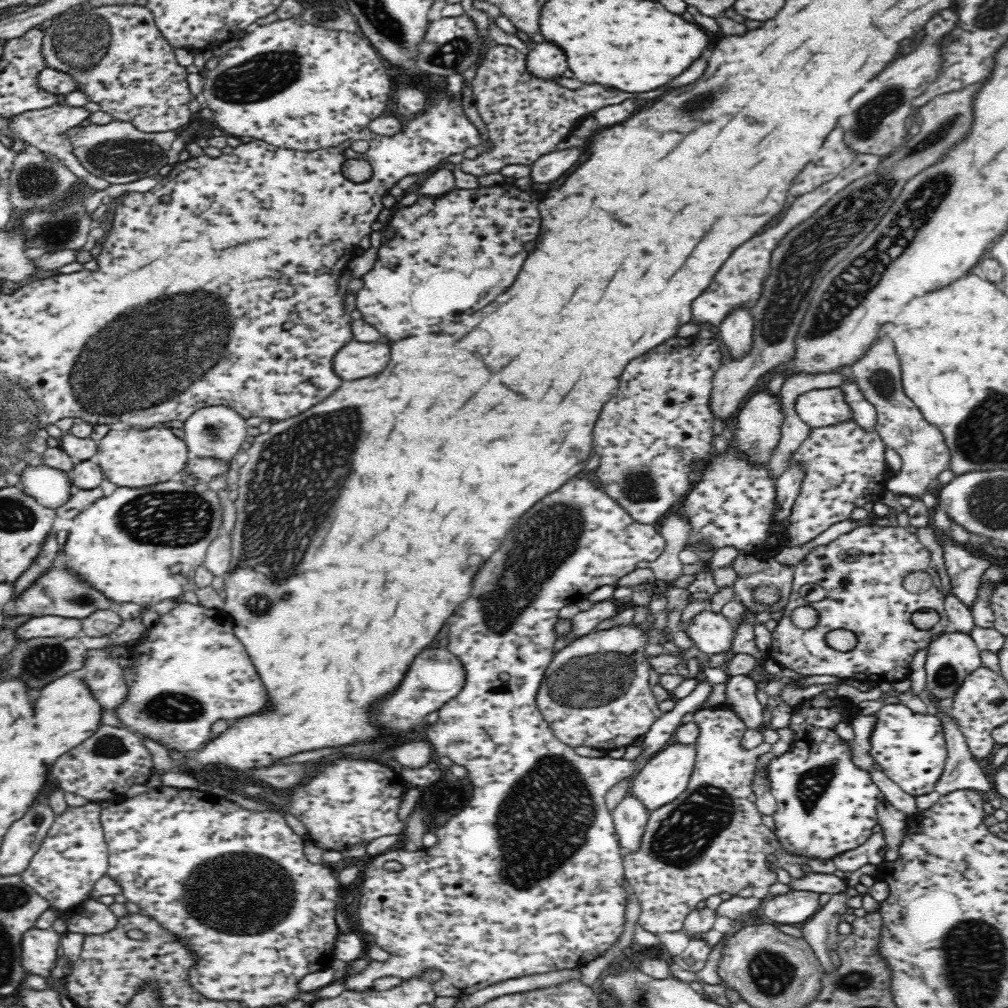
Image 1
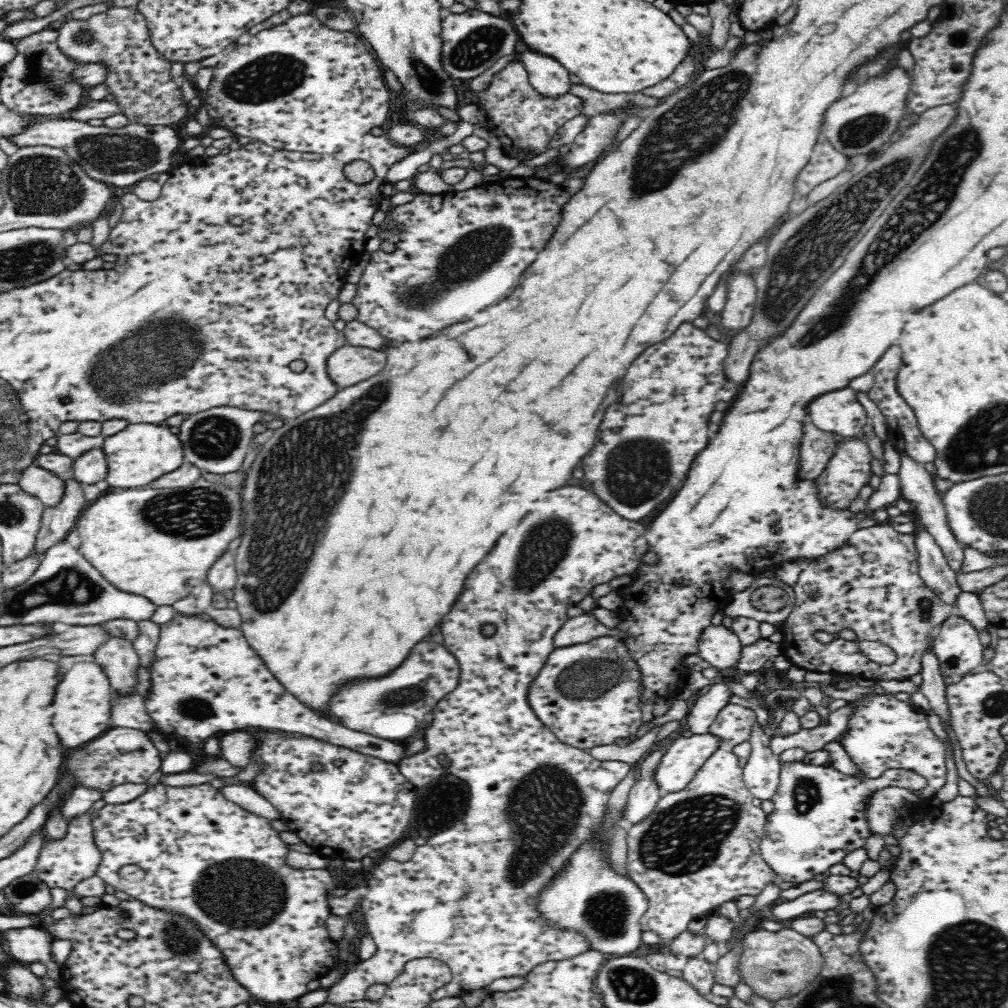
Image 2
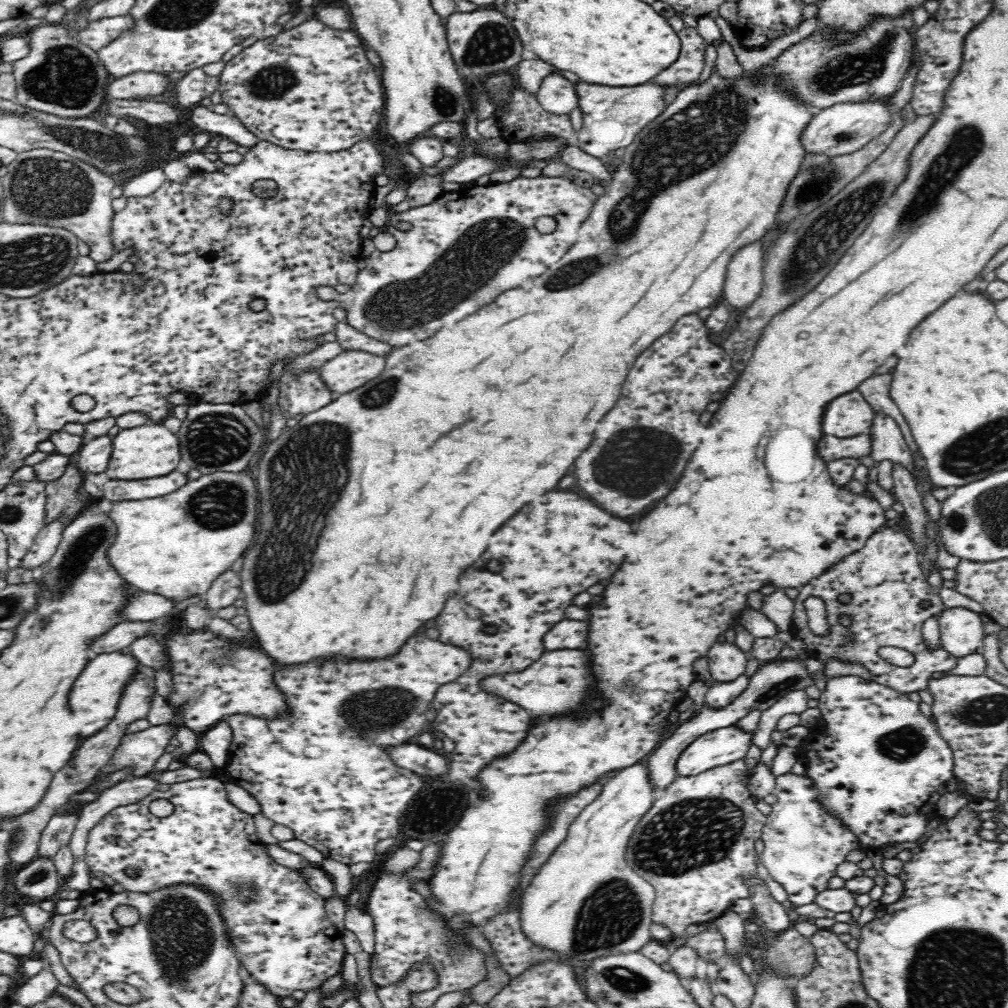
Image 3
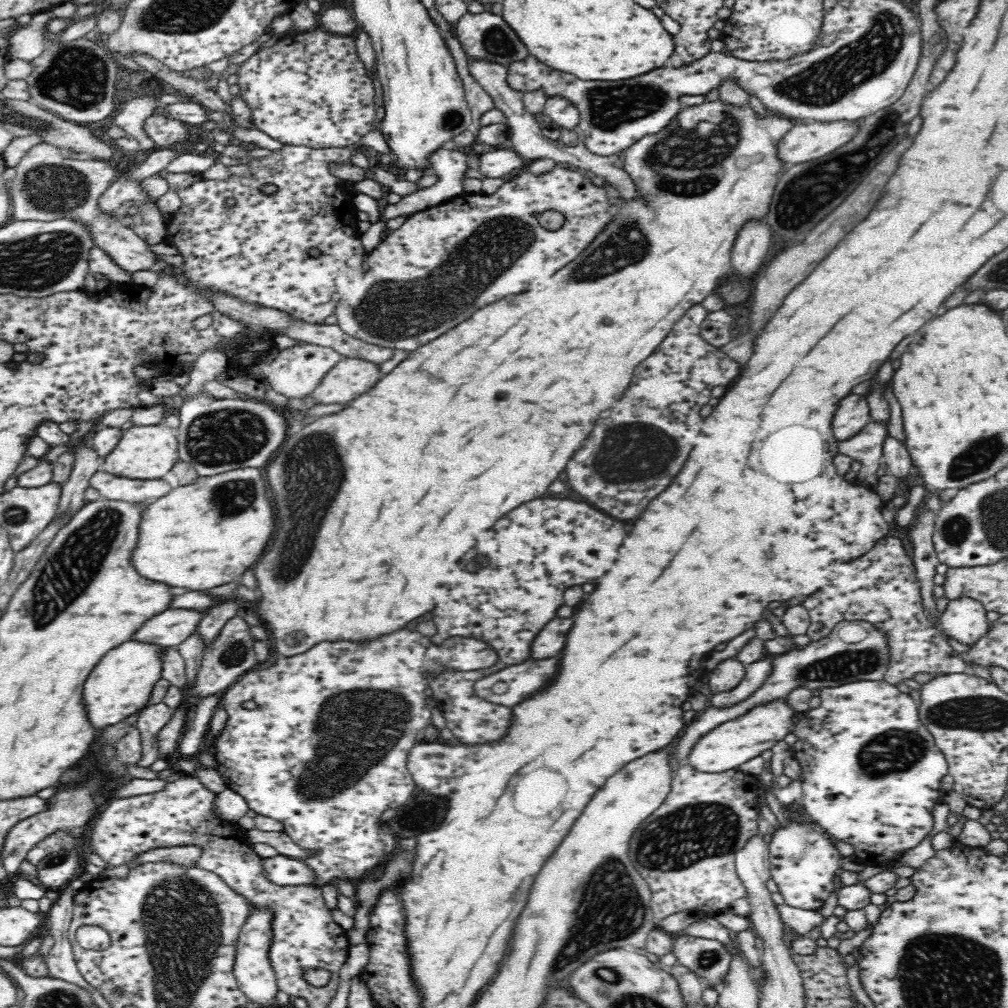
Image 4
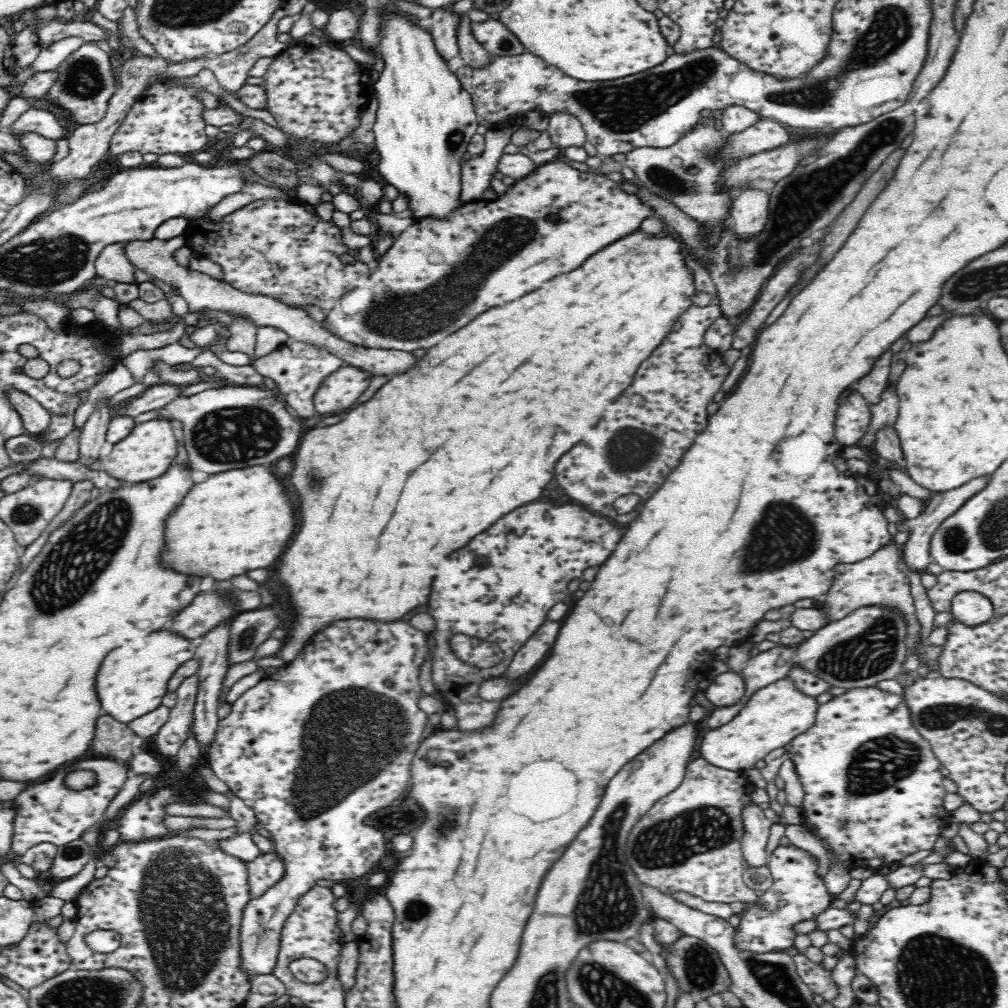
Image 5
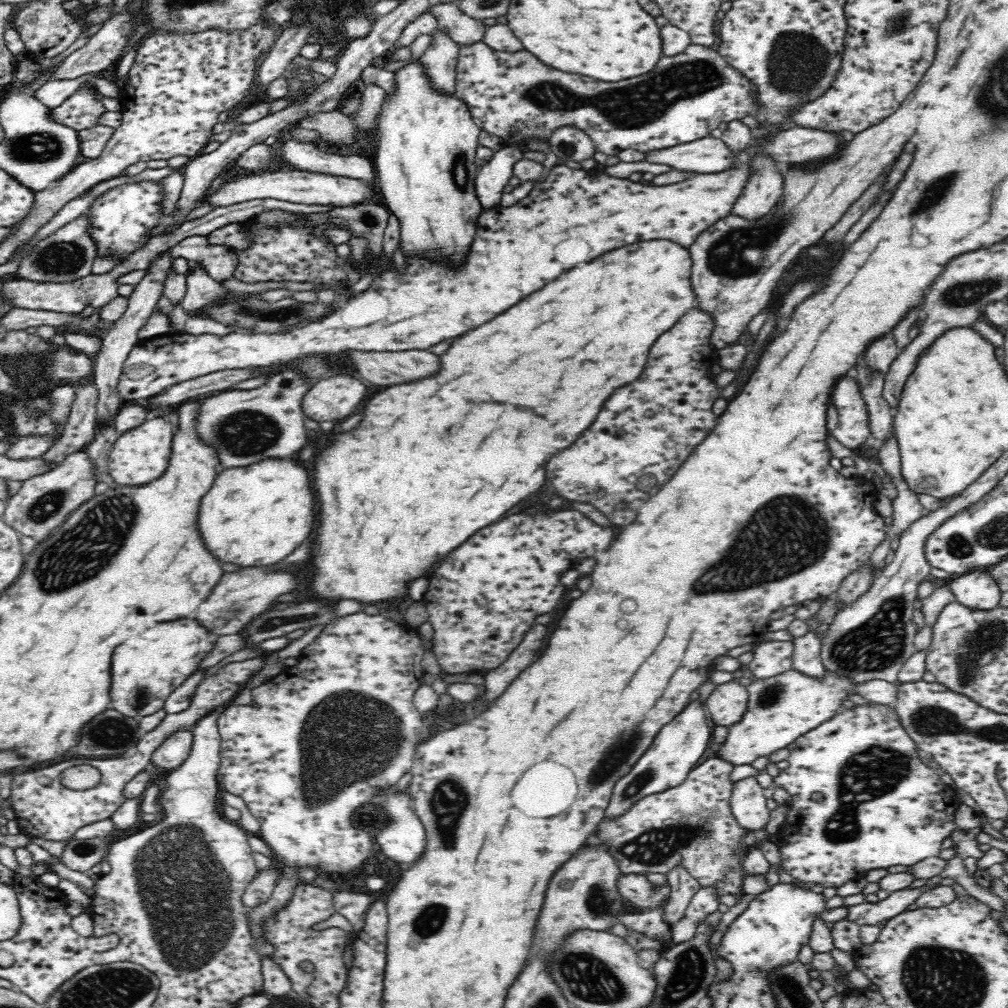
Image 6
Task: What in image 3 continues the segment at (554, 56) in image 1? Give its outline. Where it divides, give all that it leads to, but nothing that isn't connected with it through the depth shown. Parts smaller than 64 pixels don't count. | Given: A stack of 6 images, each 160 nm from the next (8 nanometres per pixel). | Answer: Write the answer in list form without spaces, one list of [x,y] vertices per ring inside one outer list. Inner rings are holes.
[[[557,73],[543,80],[537,99],[544,110],[556,115],[569,116],[578,105],[574,82],[568,81]]]

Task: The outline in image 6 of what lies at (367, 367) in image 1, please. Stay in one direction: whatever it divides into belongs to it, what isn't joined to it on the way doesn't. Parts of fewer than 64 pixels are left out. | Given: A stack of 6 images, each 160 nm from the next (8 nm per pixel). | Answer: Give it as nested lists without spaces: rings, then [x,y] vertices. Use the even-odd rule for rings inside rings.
[[[336,373],[316,381],[301,402],[304,418],[320,424],[327,420],[337,423],[350,416],[366,398],[368,383],[357,375]]]

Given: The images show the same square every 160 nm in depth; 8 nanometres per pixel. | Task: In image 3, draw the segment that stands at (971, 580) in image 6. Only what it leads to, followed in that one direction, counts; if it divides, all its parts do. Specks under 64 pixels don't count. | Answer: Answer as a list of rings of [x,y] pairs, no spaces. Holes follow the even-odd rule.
[[[945,608],[938,616],[941,643],[950,655],[960,659],[976,653],[984,644],[984,623],[981,614],[969,608]]]

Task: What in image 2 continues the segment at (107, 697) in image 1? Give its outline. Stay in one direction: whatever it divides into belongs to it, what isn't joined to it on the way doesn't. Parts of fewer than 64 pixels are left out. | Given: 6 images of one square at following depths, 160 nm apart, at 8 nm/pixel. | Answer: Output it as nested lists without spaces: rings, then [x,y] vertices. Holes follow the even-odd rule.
[[[134,693],[118,699],[111,694],[111,724],[112,727],[135,728],[142,731],[152,731],[155,726],[148,714],[142,695]]]

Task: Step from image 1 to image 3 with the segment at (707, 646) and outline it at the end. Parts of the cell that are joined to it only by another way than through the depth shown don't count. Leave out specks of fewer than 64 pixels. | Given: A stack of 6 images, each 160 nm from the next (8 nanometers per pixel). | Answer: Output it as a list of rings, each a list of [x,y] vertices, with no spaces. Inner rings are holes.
[[[714,644],[707,653],[711,678],[718,683],[734,682],[744,675],[749,656],[735,644]]]

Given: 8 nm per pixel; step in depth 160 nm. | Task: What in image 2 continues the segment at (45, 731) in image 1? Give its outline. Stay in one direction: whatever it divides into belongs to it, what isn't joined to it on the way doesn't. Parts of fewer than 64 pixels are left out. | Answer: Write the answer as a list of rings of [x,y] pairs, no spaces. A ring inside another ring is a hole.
[[[81,661],[73,664],[64,674],[54,698],[54,714],[58,720],[58,736],[64,748],[76,750],[99,737],[111,727],[112,689],[108,674],[99,662]]]

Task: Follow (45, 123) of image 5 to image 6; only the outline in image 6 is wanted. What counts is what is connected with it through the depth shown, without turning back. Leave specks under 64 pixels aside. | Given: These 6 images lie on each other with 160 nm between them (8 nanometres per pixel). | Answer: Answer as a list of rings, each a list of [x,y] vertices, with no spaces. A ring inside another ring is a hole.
[[[86,81],[80,84],[78,90],[70,94],[58,108],[53,109],[53,116],[60,124],[66,124],[79,132],[101,124],[99,118],[106,111],[108,110],[101,101],[101,95],[94,85]]]

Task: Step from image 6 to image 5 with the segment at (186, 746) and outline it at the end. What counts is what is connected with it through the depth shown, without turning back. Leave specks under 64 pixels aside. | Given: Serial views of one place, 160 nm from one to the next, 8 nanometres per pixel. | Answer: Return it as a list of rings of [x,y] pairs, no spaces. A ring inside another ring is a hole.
[[[194,675],[192,678],[186,678],[185,682],[182,682],[182,686],[177,689],[176,706],[171,709],[169,719],[159,728],[159,731],[154,736],[154,752],[158,753],[160,758],[176,758],[178,752],[180,752],[180,748],[184,746],[184,742],[186,742],[186,739],[190,736],[193,724],[193,710],[197,699],[199,684],[200,678],[197,675]]]

